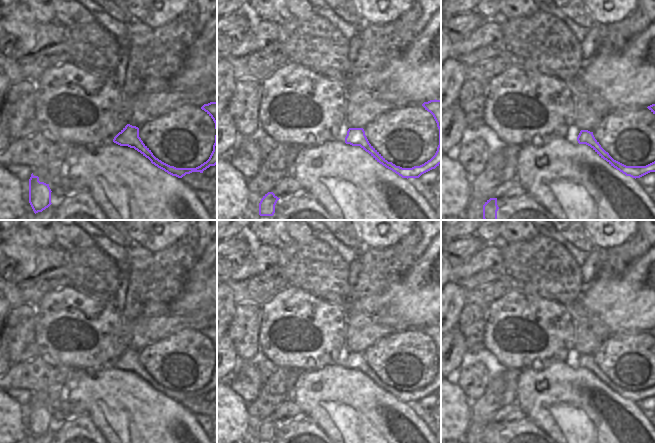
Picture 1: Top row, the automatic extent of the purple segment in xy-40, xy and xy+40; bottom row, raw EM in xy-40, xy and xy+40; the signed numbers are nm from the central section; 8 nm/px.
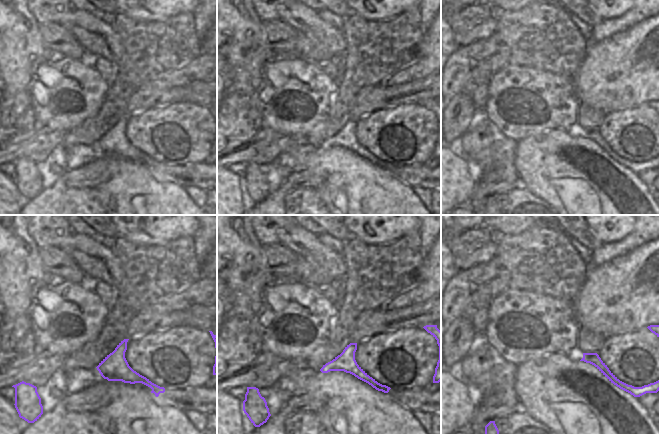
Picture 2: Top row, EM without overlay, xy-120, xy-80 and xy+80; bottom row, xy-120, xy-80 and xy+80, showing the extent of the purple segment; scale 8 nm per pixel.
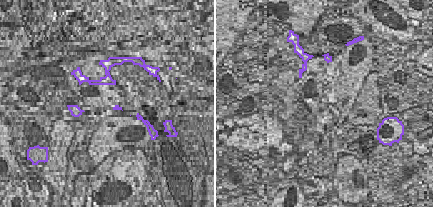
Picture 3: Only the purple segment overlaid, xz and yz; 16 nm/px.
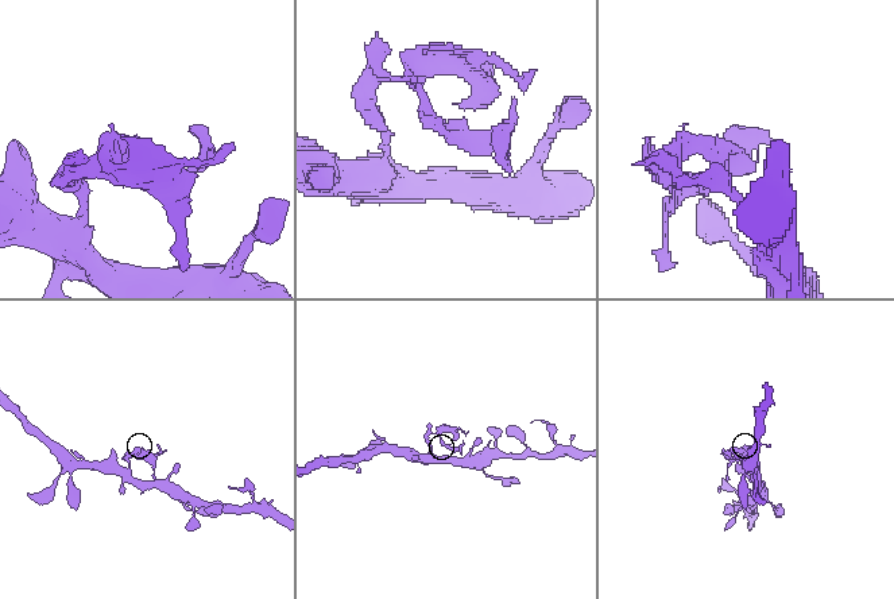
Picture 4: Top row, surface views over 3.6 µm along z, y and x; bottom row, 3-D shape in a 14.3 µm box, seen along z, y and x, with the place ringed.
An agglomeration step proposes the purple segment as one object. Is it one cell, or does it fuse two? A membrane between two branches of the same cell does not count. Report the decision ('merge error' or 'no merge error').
no merge error

